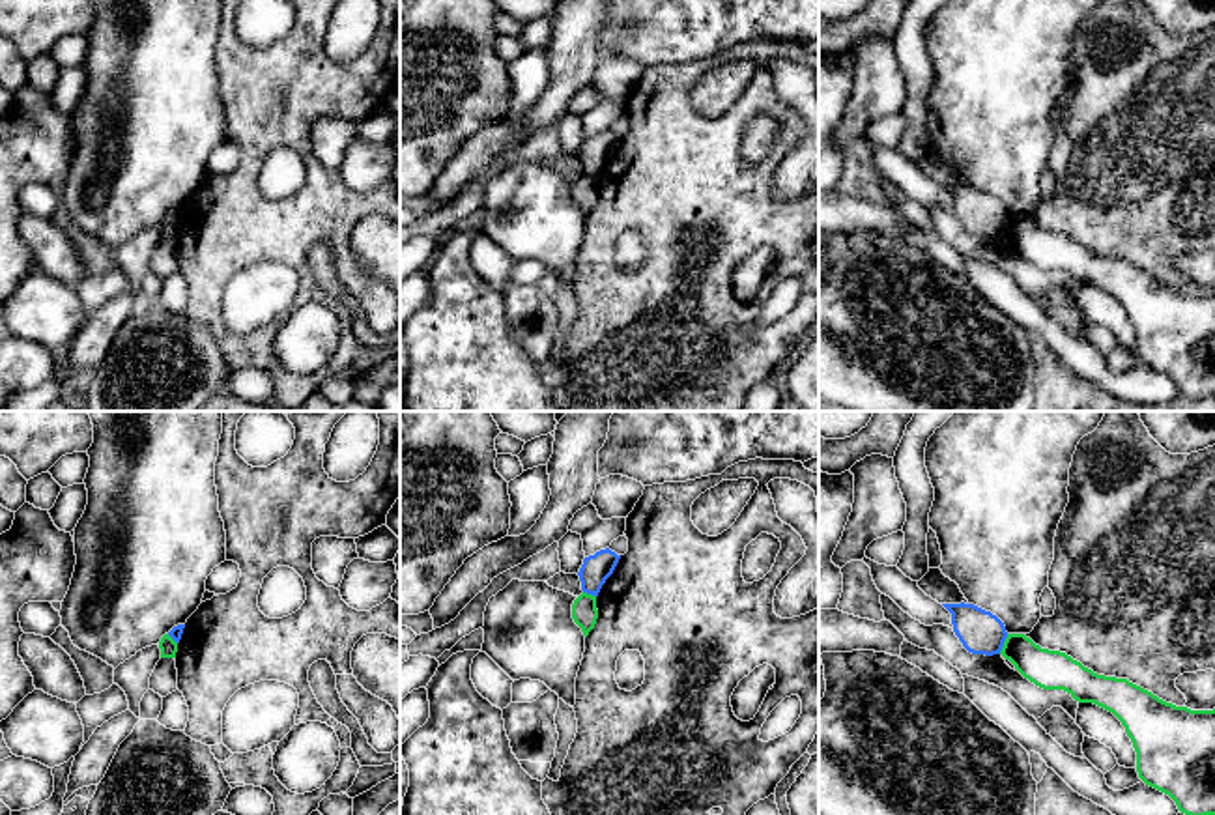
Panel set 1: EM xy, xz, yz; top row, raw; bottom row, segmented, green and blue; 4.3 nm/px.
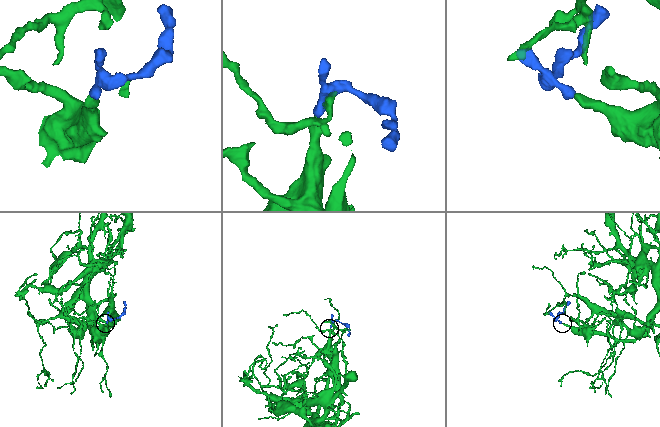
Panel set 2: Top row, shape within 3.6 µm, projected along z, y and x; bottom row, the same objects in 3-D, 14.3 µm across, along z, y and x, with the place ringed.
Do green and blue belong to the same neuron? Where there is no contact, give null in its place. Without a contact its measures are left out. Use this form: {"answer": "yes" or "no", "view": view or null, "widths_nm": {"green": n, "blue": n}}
{"answer": "no", "view": "yz", "widths_nm": {"green": 180, "blue": 190}}

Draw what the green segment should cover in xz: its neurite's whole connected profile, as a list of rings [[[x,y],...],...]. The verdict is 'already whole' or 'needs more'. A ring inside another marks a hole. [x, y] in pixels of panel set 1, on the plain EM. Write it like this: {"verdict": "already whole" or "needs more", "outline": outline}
{"verdict": "already whole", "outline": [[[581,174],[572,185],[572,200],[587,219],[598,200],[596,178]]]}

